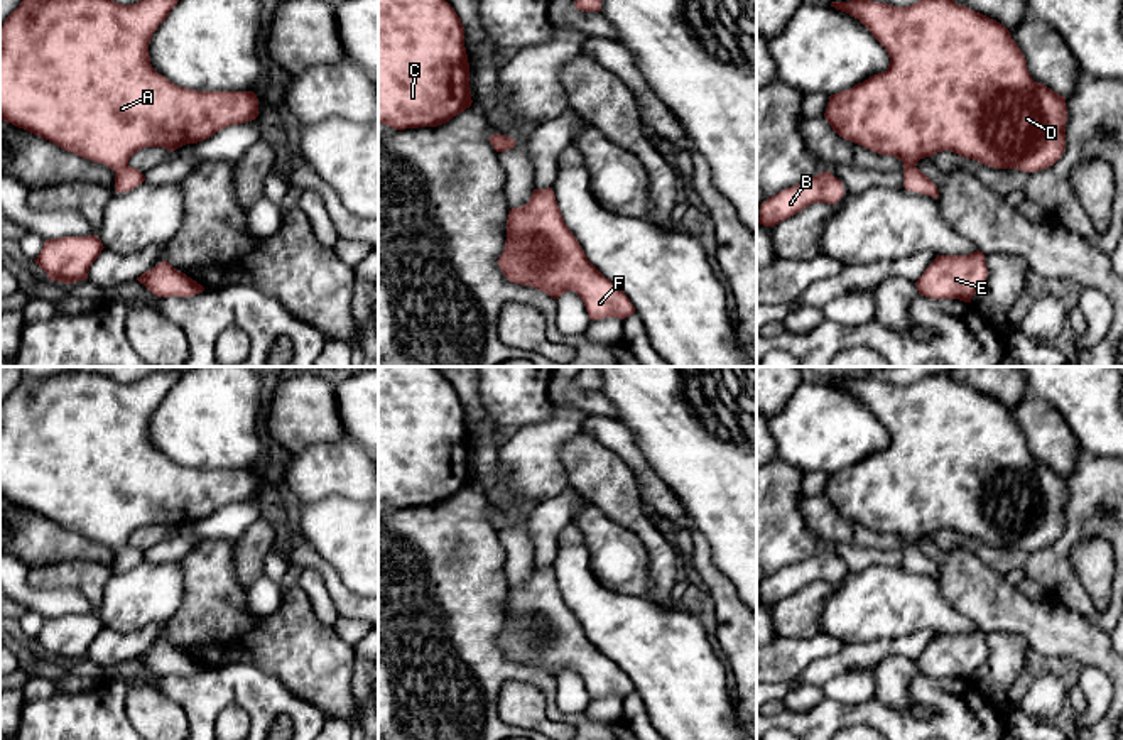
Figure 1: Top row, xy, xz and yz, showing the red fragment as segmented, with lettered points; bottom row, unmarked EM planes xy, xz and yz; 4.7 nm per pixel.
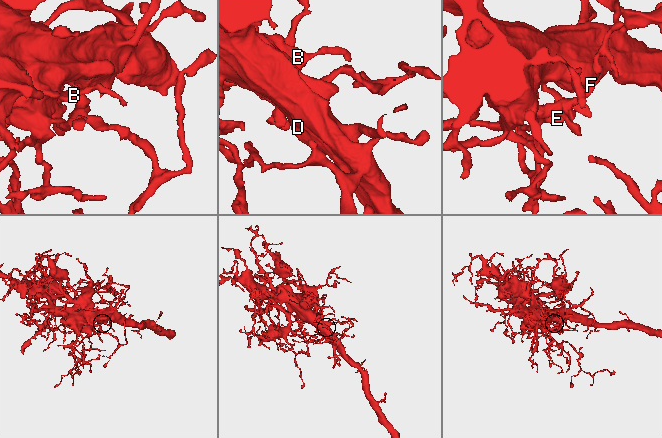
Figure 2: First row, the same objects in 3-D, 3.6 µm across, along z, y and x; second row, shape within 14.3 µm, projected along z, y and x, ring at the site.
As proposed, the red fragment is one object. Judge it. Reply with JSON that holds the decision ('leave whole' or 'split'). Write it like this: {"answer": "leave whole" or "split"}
{"answer": "leave whole"}

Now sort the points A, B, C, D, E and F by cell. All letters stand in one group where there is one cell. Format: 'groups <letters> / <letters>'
groups A B C D E F

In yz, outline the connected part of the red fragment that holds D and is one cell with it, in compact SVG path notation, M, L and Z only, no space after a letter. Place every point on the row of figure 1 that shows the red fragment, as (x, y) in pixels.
M851 0L831 7L858 19L885 47L890 64L885 73L831 95L824 118L839 137L900 159L907 191L937 199L937 186L915 166L942 150L1023 172L1047 169L1062 157L1066 96L1032 79L1003 24L954 0L919 0L909 7Z

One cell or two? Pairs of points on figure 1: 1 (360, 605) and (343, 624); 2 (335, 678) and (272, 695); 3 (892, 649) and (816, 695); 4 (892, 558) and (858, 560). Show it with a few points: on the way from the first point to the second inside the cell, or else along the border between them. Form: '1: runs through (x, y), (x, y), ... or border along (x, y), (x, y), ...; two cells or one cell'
1: border along (340, 615), (360, 620); two cells
2: border along (257, 666), (323, 712); two cells
3: border along (821, 686), (797, 685), (782, 698); two cells
4: runs through (884, 558), (867, 558); one cell

